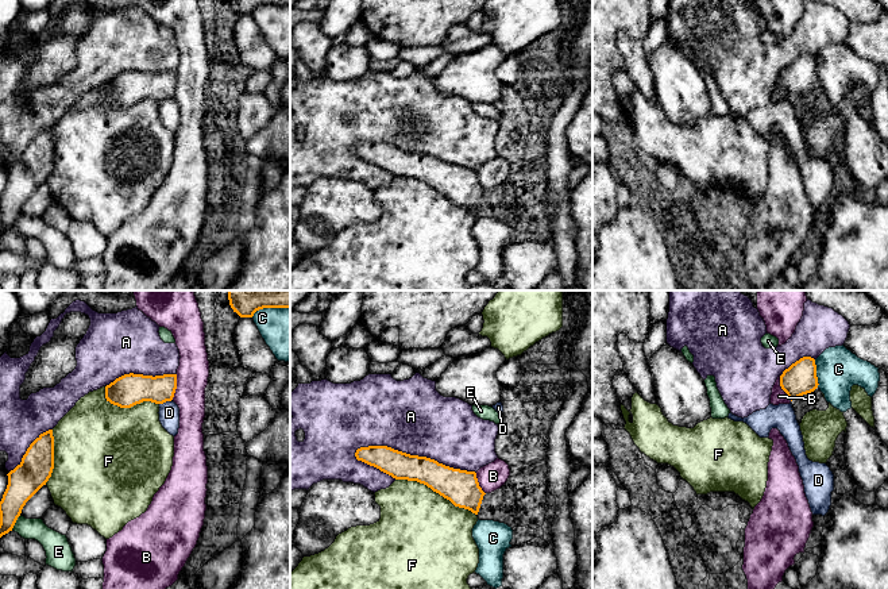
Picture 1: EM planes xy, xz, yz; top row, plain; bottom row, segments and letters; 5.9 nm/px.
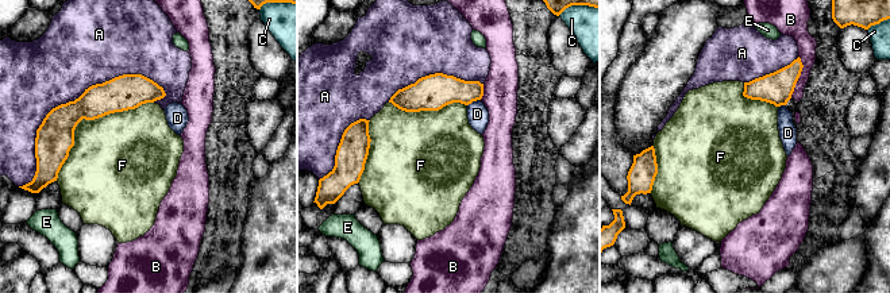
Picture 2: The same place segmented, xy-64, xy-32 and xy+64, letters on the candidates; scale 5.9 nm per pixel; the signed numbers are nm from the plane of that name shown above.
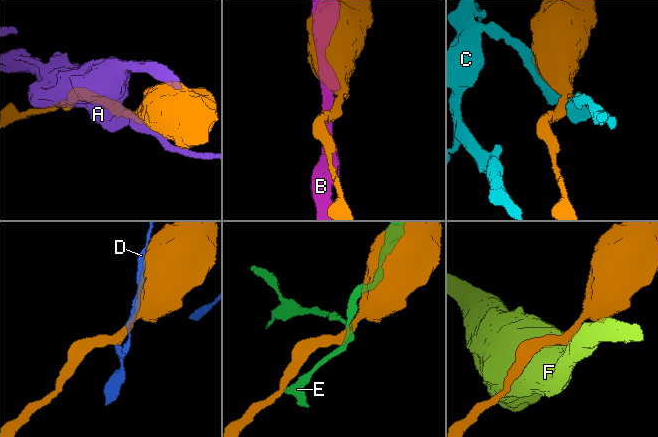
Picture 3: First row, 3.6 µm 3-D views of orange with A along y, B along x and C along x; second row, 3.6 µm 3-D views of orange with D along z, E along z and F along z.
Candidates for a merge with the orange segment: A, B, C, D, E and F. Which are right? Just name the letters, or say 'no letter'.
no letter

